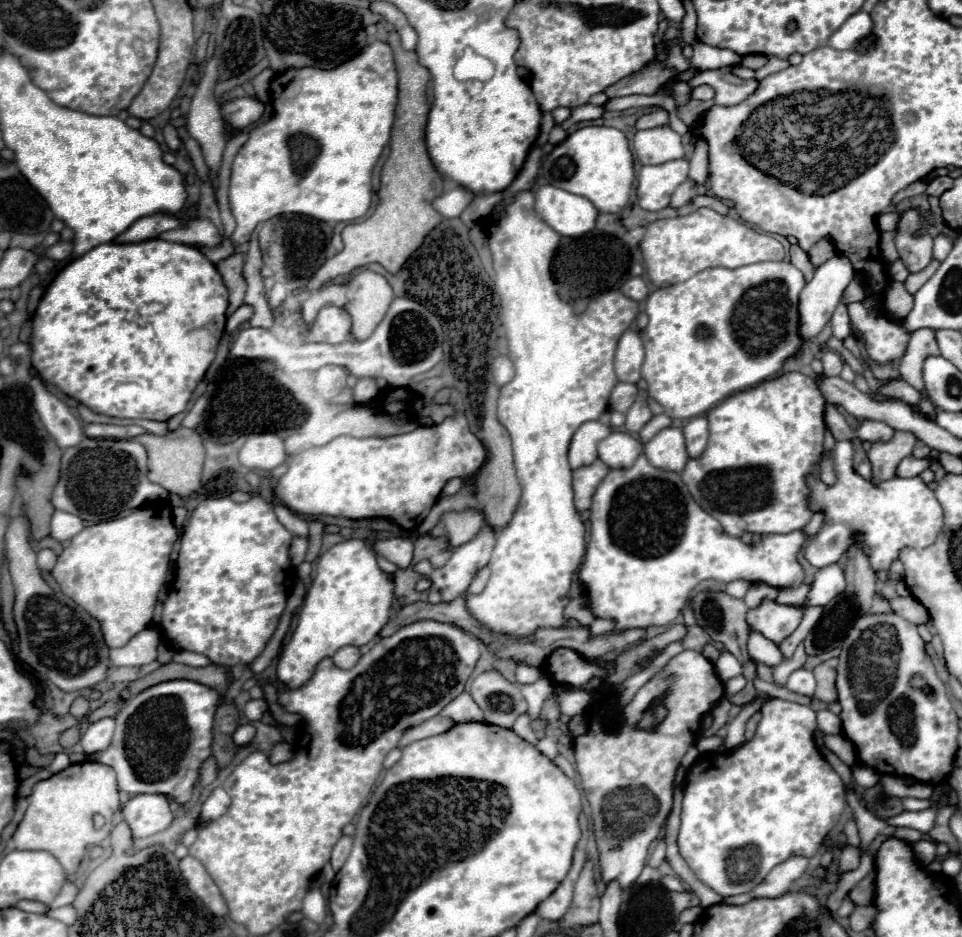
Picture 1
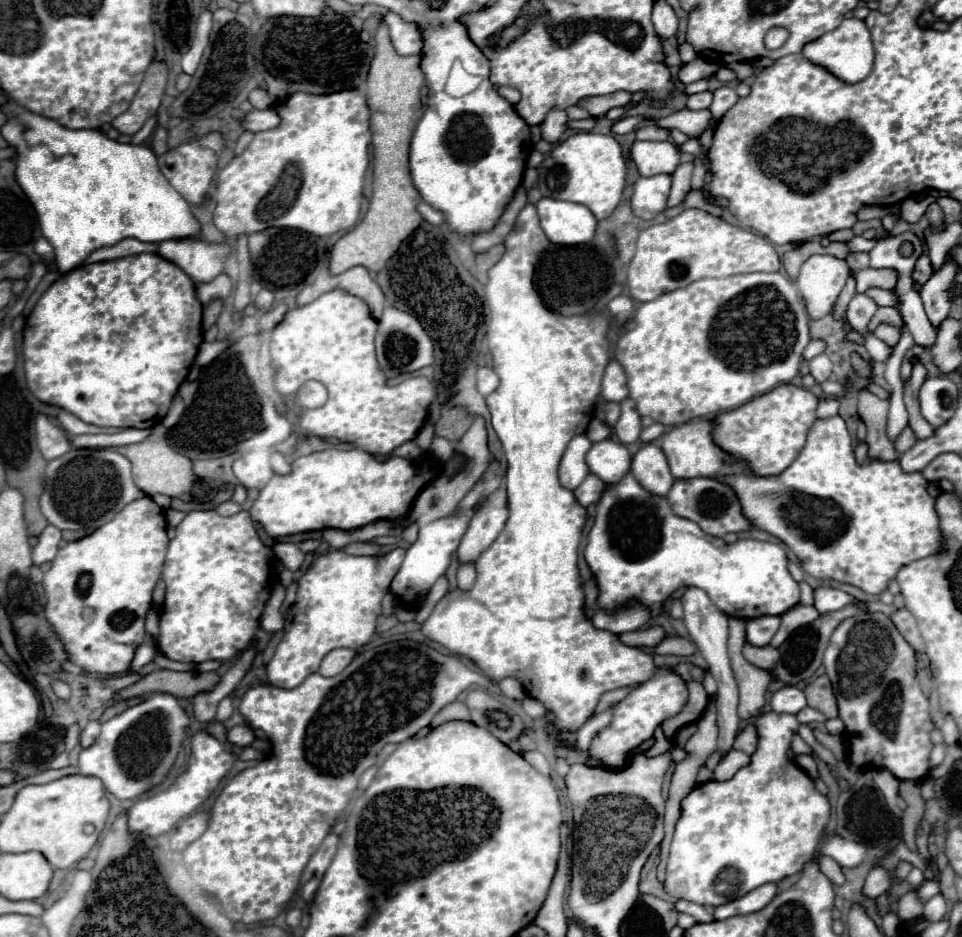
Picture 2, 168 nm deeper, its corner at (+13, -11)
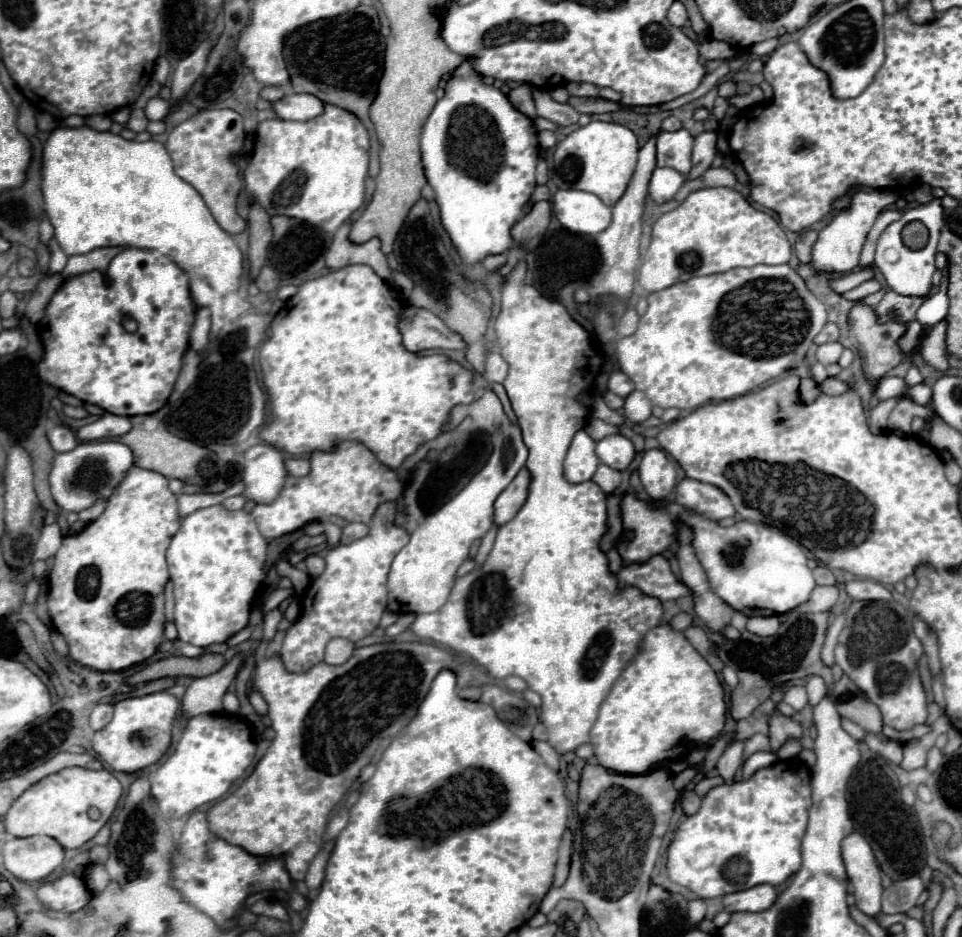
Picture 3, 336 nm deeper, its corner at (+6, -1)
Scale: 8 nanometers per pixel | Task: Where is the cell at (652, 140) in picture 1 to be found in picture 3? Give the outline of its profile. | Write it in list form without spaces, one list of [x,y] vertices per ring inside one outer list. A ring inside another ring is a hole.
[[[686,129],[678,131],[660,131],[656,135],[656,165],[672,167],[678,173],[686,175],[690,171],[690,153],[692,153],[692,135]]]

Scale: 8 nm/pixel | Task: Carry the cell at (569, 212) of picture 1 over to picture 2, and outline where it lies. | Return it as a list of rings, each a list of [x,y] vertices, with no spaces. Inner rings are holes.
[[[541,199],[537,203],[541,227],[551,243],[581,245],[595,237],[597,219],[581,203]]]

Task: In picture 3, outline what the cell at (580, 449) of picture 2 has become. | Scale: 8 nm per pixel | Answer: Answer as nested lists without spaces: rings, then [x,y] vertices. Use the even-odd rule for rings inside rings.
[[[578,431],[570,443],[568,455],[564,459],[564,477],[570,483],[590,481],[598,467],[598,457],[594,453],[594,439],[586,431]]]

